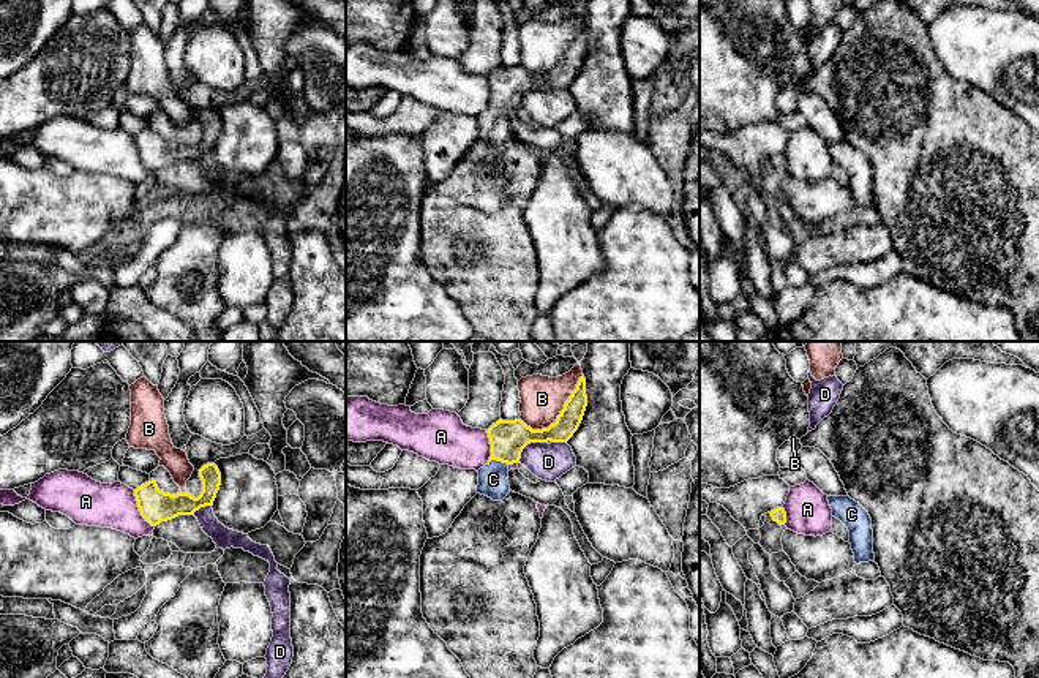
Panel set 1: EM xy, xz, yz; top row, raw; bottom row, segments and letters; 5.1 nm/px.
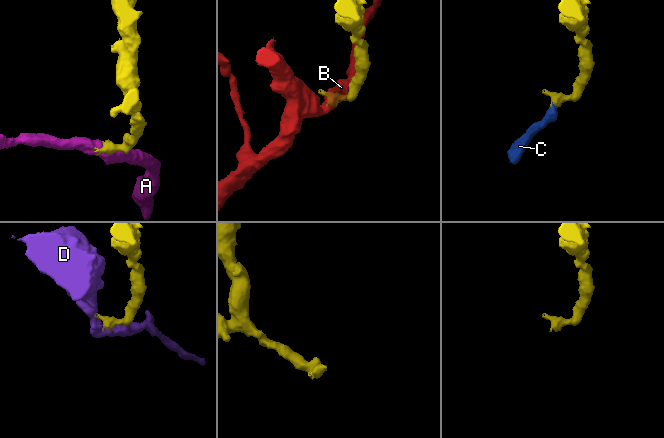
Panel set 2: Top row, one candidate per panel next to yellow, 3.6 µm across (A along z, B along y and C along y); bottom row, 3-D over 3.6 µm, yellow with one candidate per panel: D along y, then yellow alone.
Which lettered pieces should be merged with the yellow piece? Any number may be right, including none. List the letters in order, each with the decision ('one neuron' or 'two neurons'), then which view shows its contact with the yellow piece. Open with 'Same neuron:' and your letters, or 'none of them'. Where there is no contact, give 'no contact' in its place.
Same neuron: C
A: two neurons | xy
B: two neurons | xz
C: one neuron | xz
D: two neurons | xz

